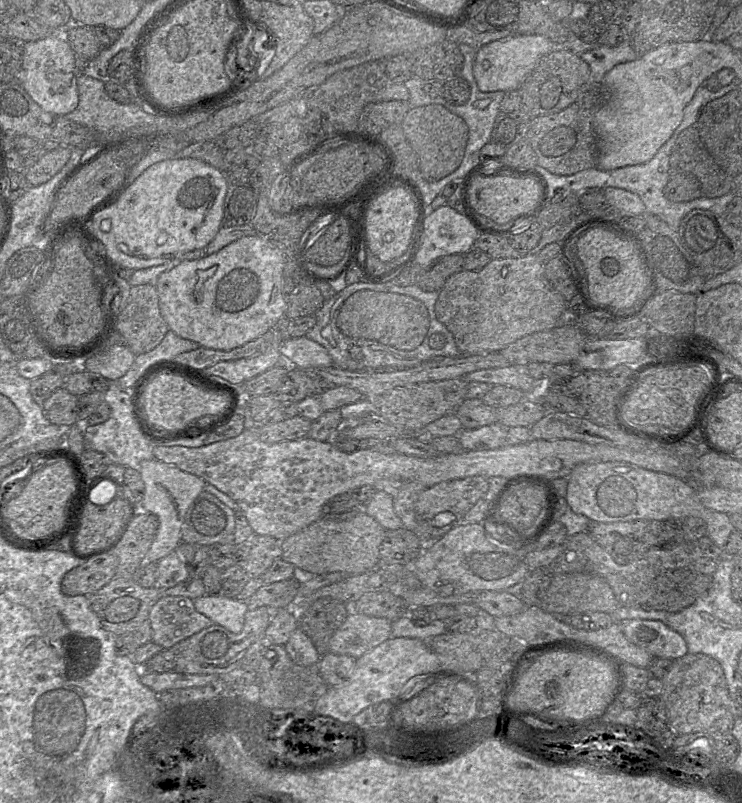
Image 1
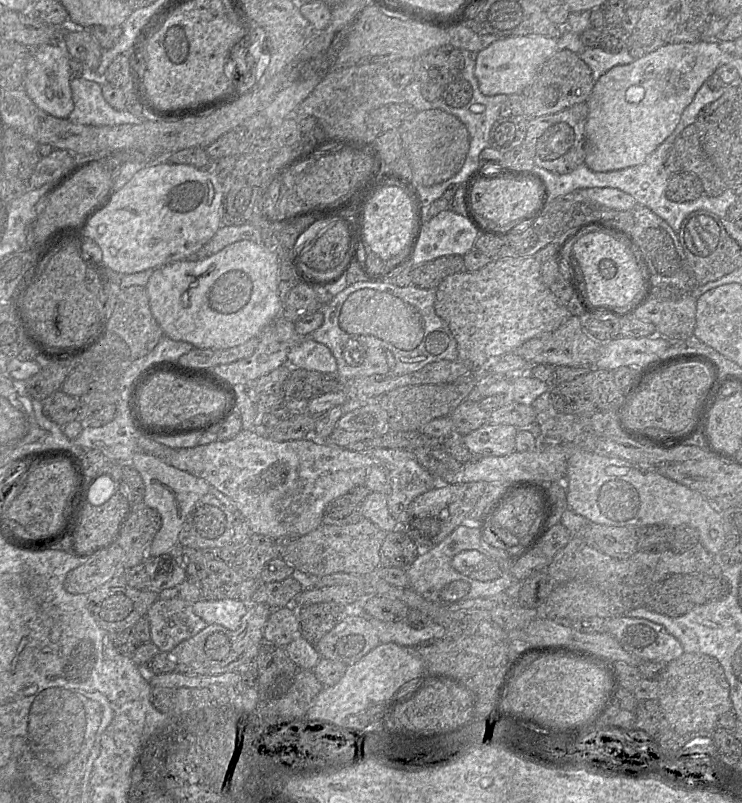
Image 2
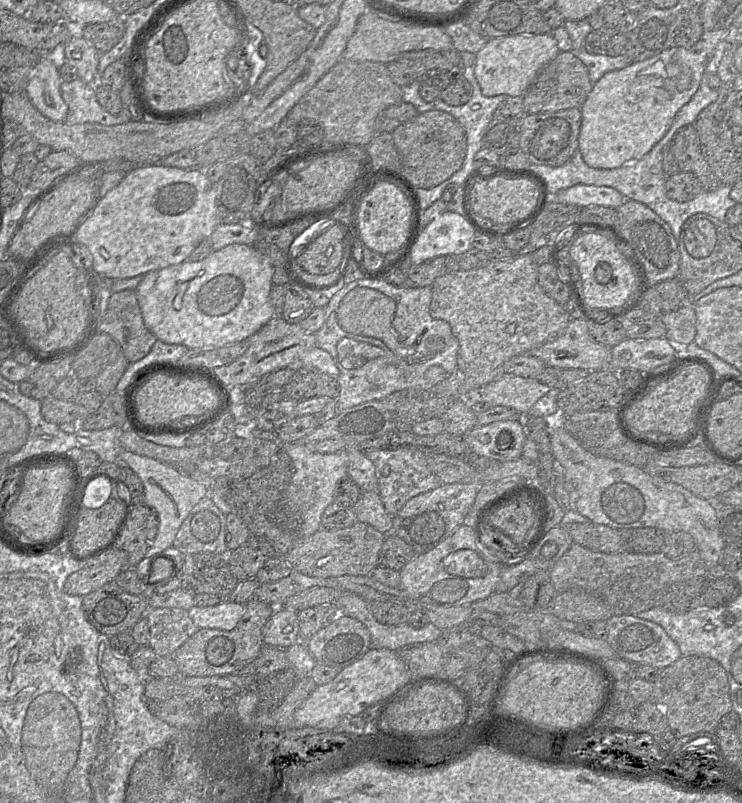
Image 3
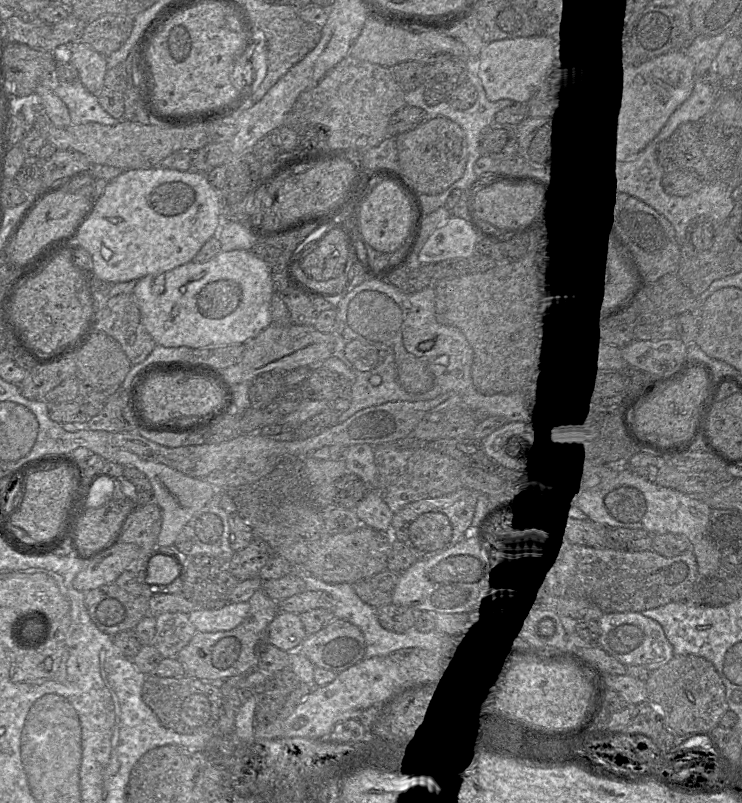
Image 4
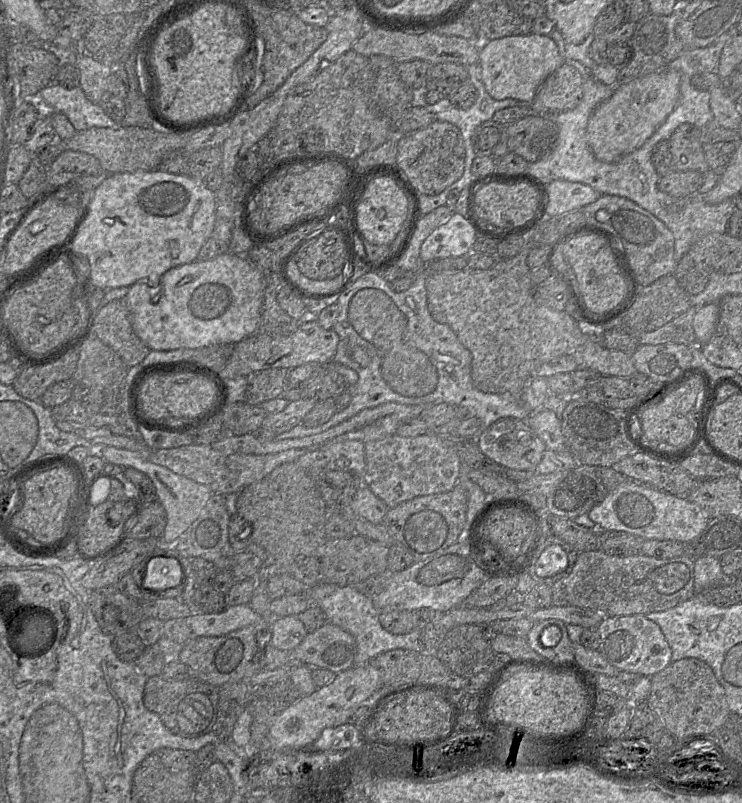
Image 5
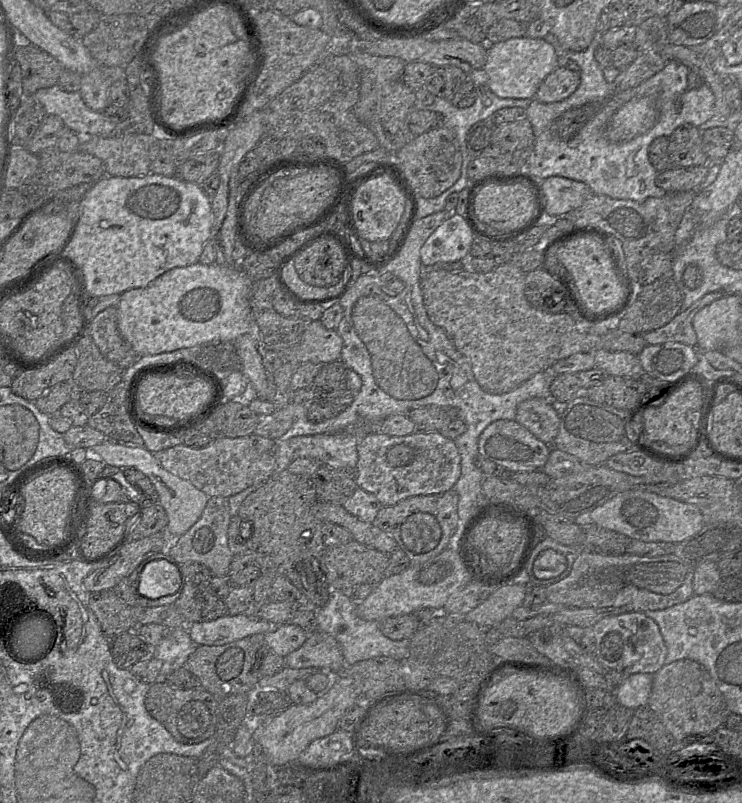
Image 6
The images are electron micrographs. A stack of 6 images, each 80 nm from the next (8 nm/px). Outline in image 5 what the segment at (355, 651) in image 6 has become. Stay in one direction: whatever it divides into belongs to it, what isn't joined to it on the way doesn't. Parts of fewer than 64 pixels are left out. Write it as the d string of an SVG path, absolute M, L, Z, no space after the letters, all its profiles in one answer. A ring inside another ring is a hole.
M321 583L306 594L312 606L318 606L325 614L327 623L334 624L350 633L356 641L354 665L365 665L372 658L392 650L405 650L422 653L421 631L411 631L404 635L395 635L386 631L379 621L379 610L373 605L372 597L367 597L355 586L338 586Z

